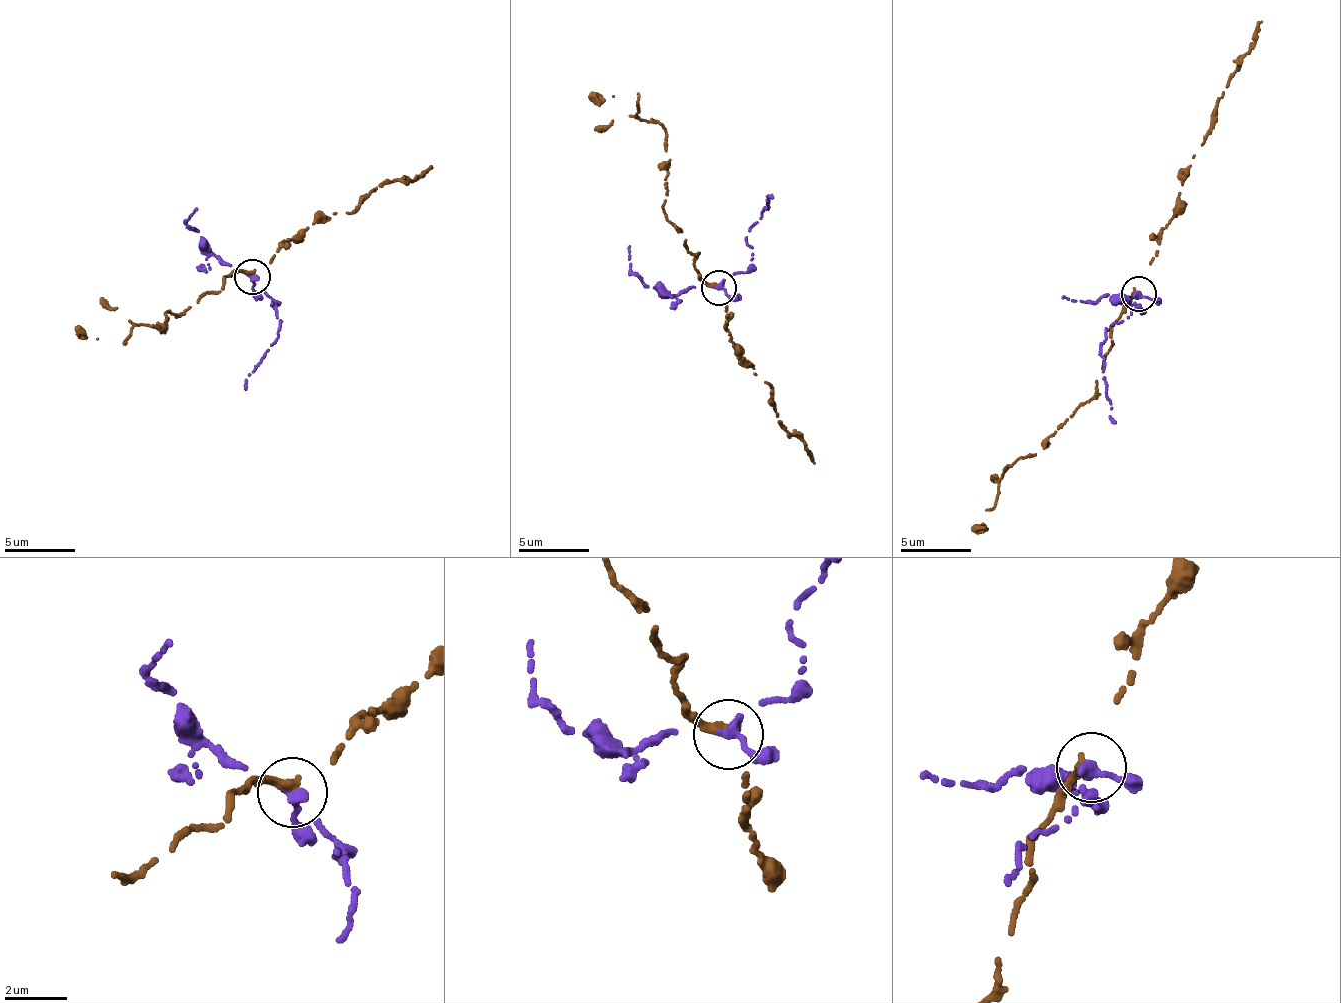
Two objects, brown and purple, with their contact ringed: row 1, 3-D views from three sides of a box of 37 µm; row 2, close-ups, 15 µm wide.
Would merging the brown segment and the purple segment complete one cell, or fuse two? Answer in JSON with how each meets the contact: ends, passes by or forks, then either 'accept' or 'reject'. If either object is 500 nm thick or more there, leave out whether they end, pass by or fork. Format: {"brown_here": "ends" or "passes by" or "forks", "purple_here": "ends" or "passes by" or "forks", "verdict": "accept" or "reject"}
{"brown_here": "ends", "purple_here": "passes by", "verdict": "reject"}

